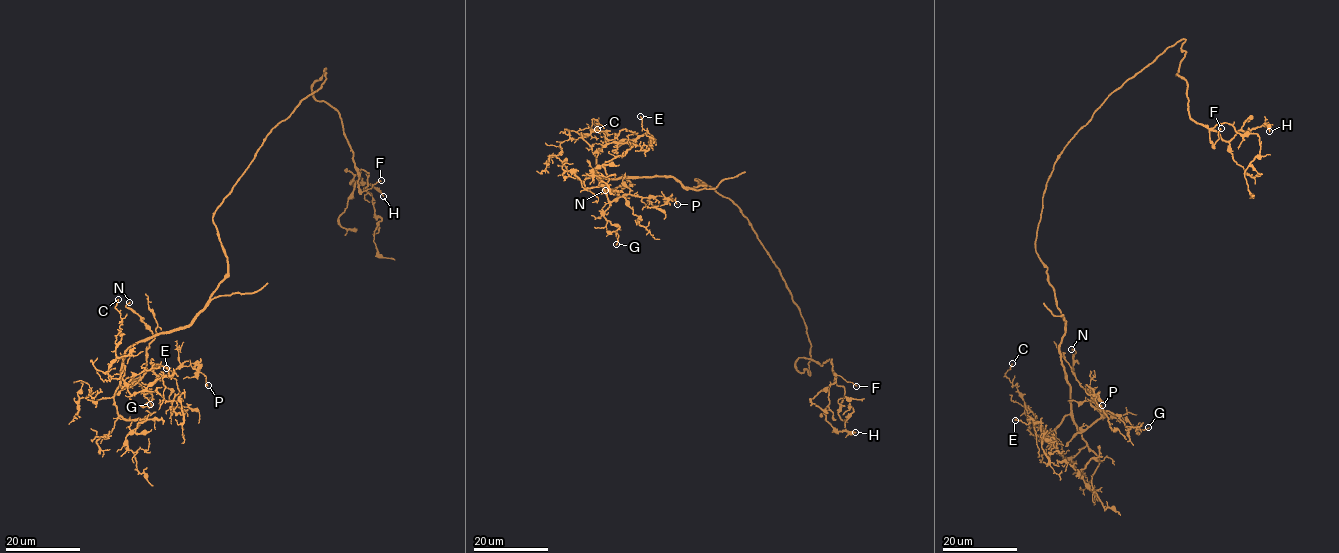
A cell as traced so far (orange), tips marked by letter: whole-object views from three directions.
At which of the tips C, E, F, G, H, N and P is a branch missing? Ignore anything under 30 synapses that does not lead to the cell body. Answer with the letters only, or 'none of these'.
none of these

